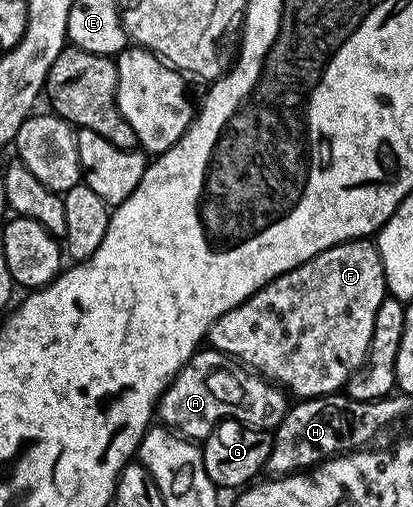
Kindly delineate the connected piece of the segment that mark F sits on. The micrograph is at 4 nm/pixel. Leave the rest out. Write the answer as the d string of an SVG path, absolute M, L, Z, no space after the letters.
M370 238L351 239L317 253L317 257L269 281L269 285L253 293L241 305L229 309L229 313L216 319L208 329L206 342L256 375L282 387L296 400L333 395L346 388L353 372L365 361L377 308L388 295L378 246Z

